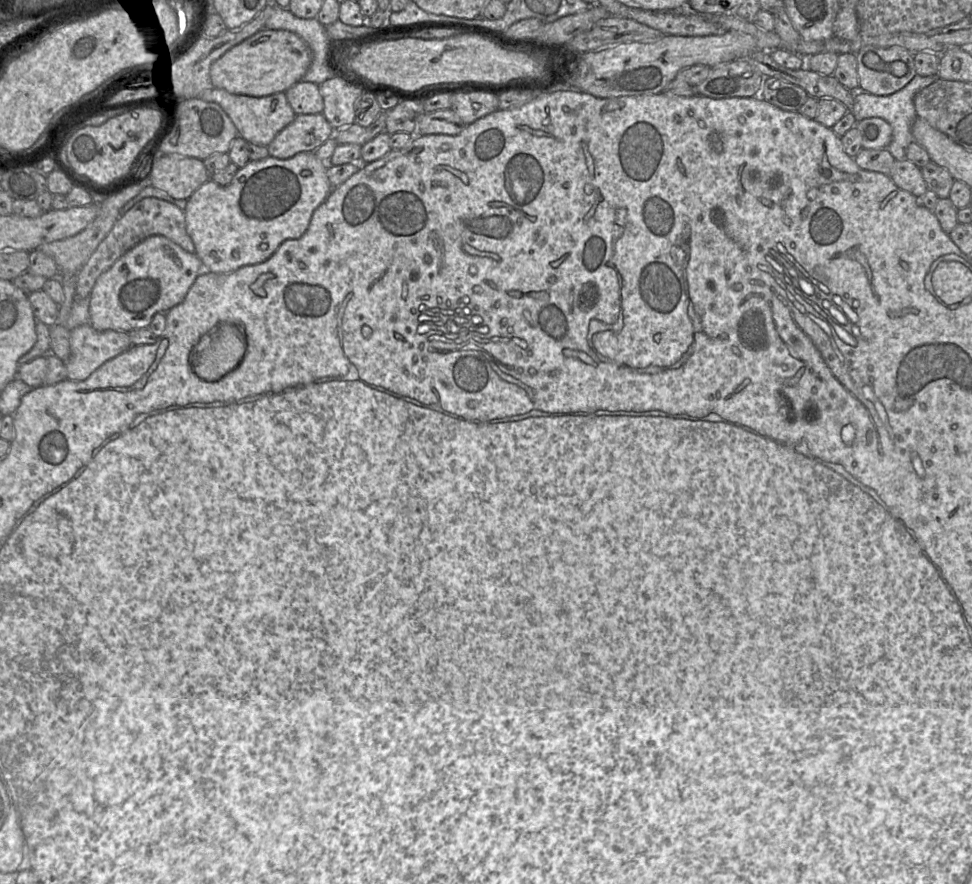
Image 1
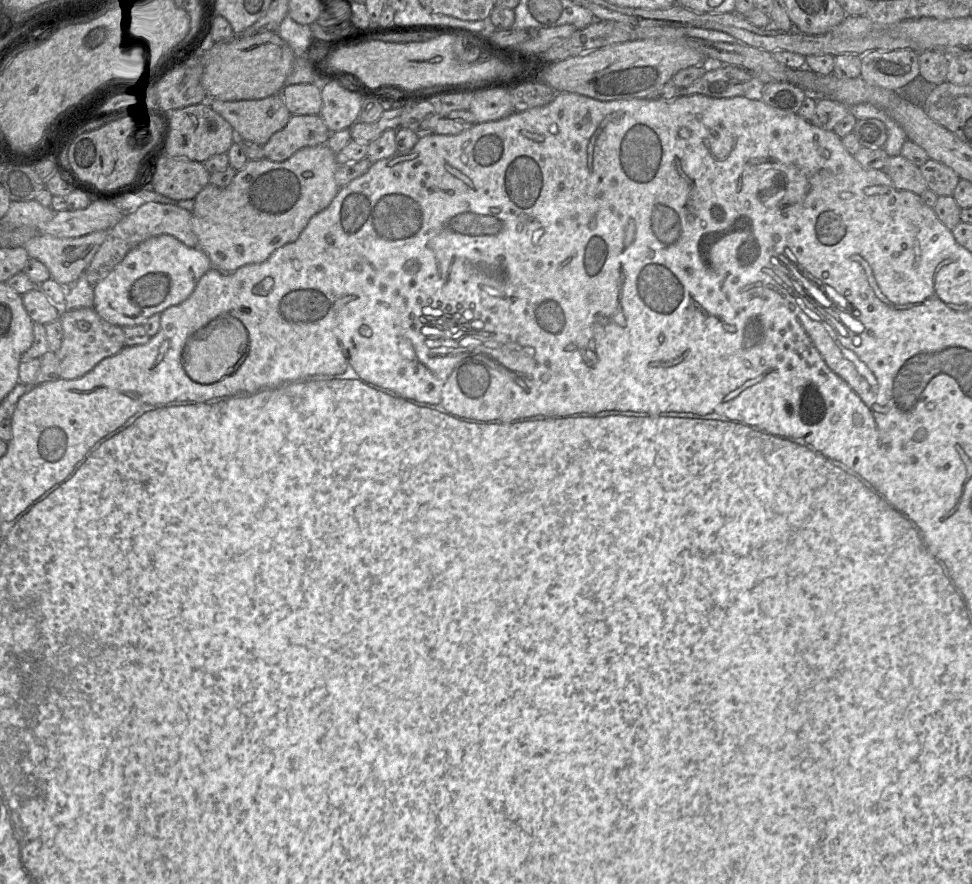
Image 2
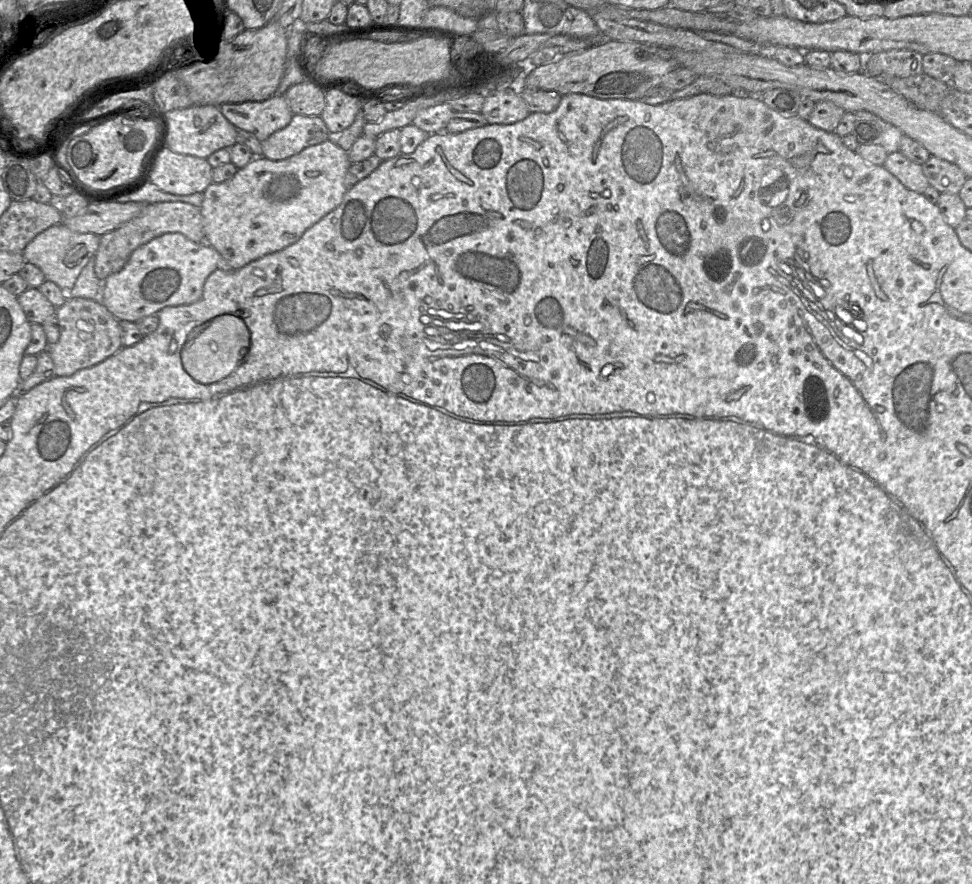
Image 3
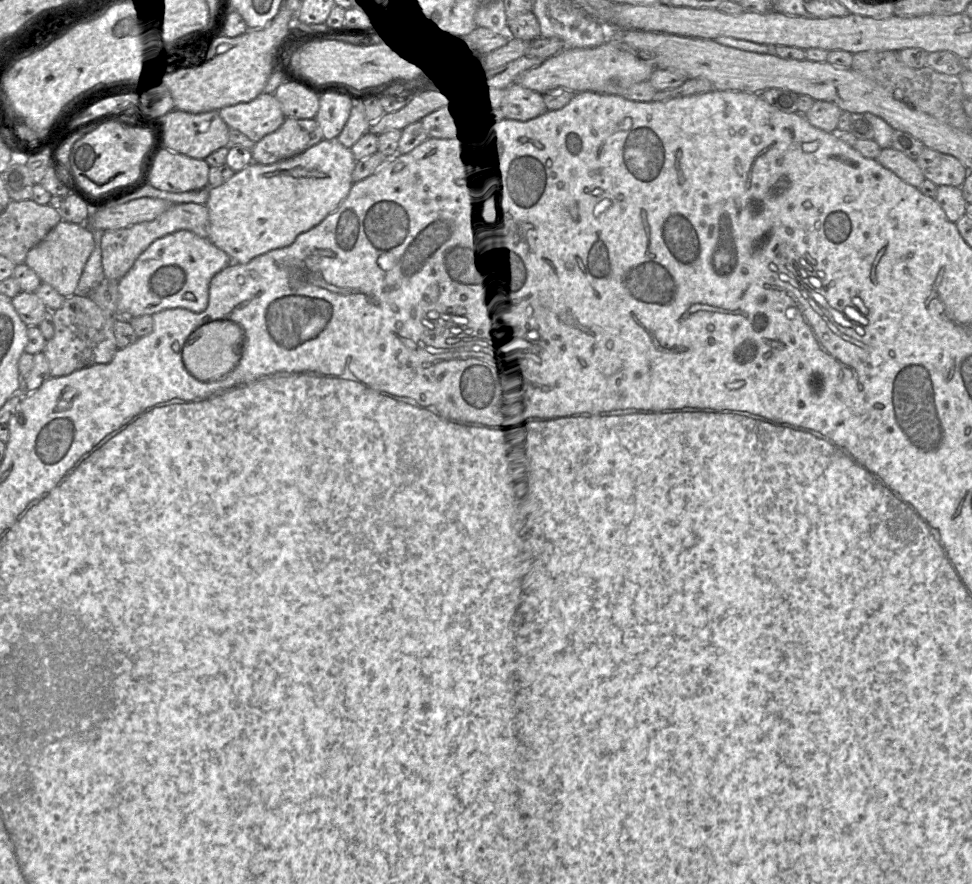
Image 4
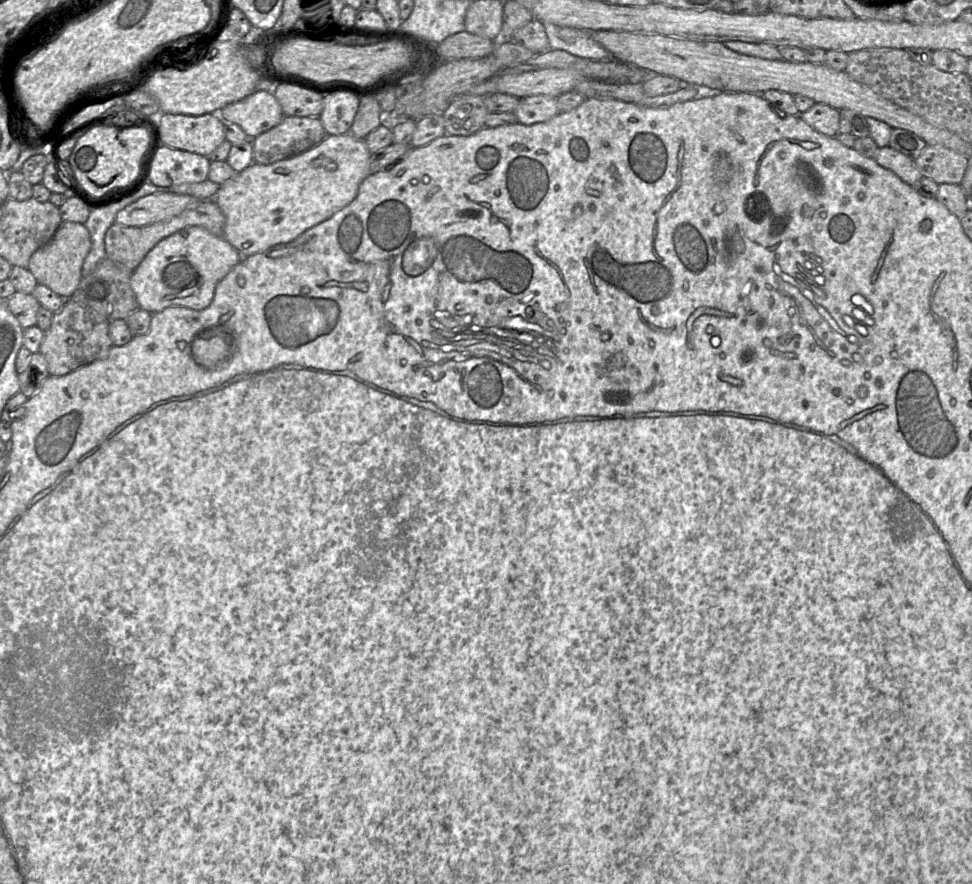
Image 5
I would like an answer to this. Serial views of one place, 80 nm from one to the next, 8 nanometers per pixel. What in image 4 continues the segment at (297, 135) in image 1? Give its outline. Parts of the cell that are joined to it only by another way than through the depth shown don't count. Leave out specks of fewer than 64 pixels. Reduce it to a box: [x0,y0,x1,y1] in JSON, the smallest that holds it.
[251,118,323,164]

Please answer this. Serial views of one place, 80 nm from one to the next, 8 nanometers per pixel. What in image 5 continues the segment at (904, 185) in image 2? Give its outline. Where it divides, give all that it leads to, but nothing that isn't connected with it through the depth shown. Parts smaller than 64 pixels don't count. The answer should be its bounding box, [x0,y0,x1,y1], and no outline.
[874,146,922,185]

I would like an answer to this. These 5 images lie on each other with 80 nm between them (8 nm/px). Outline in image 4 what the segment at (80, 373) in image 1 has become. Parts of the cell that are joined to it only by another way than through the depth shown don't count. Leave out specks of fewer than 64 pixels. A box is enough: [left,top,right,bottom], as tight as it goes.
[43,295,118,377]

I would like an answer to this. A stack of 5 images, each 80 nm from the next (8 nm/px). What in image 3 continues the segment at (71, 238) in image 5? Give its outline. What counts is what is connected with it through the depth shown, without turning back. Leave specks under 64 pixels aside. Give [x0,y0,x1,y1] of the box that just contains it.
[23,224,100,292]

